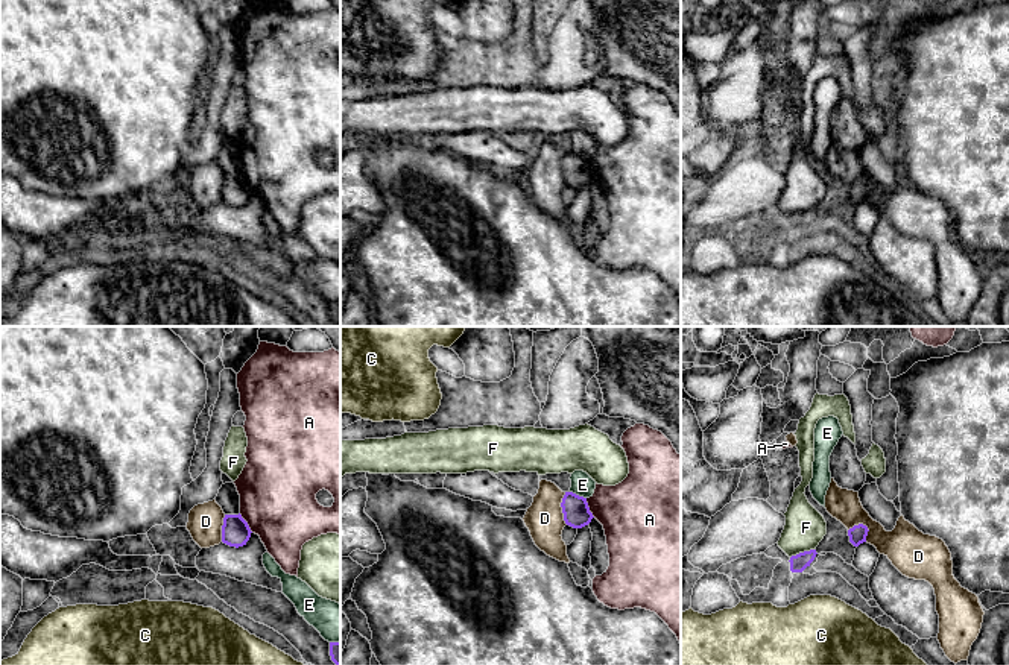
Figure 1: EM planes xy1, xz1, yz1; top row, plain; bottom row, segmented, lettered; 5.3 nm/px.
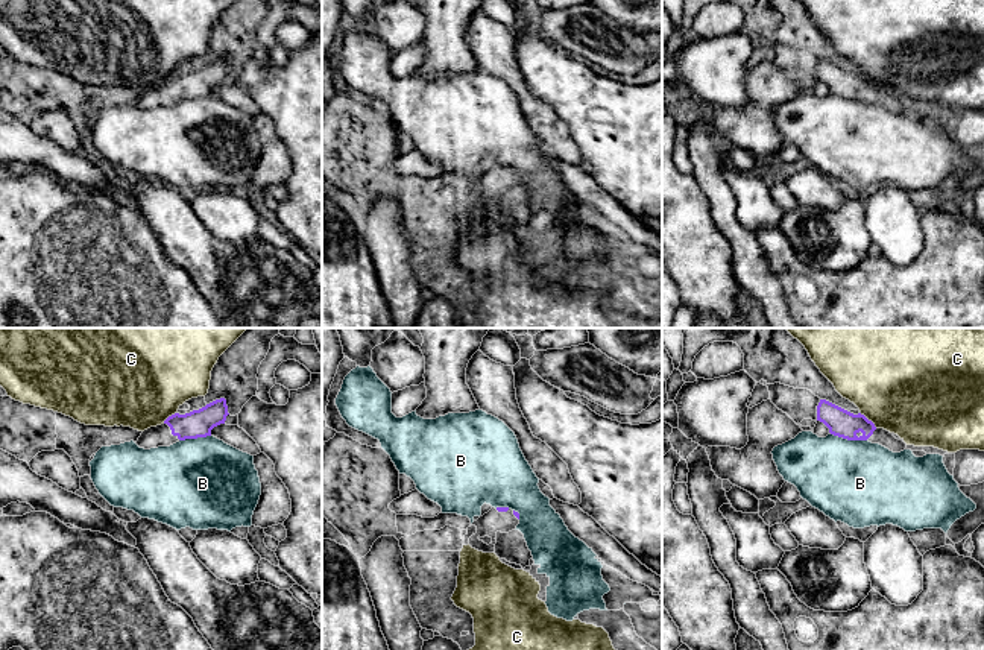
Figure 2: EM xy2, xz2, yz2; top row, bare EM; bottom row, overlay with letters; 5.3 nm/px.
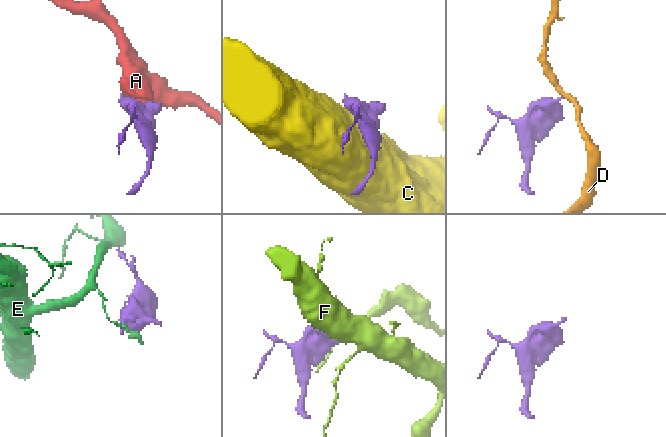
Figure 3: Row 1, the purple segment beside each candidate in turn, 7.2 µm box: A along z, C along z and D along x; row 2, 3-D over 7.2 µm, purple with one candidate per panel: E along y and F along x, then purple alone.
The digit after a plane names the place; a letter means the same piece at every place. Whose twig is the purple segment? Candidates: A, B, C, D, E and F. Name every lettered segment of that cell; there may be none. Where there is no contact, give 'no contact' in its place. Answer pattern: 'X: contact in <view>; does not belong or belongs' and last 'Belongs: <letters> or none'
A: contact in xy1; does not belong
B: contact in yz2; does not belong
C: contact in yz2; does not belong
D: contact in yz1; does not belong
E: contact in xz1; does not belong
F: contact in yz1; does not belong
Belongs: none

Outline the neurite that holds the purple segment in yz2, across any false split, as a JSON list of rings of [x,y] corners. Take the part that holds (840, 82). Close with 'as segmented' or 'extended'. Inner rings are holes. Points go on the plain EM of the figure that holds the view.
[[[826,59],[817,65],[817,80],[823,82],[829,93],[847,100],[869,100],[879,103],[893,112],[907,109],[907,103],[893,96],[893,93],[876,88],[864,74],[853,74]]]; extended

